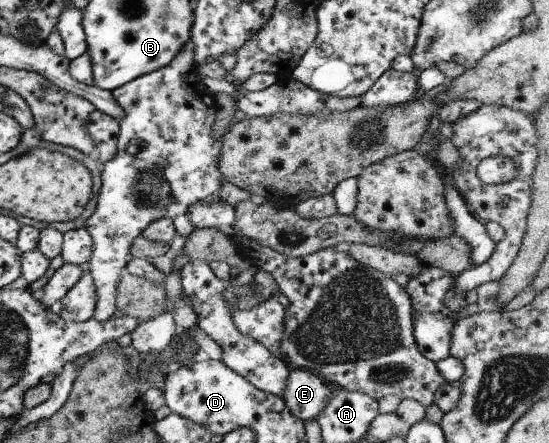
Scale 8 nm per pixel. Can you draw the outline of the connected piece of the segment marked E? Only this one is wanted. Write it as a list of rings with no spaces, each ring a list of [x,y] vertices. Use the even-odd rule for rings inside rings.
[[[289,369],[280,397],[286,411],[298,420],[316,421],[324,411],[334,387],[306,369]]]

